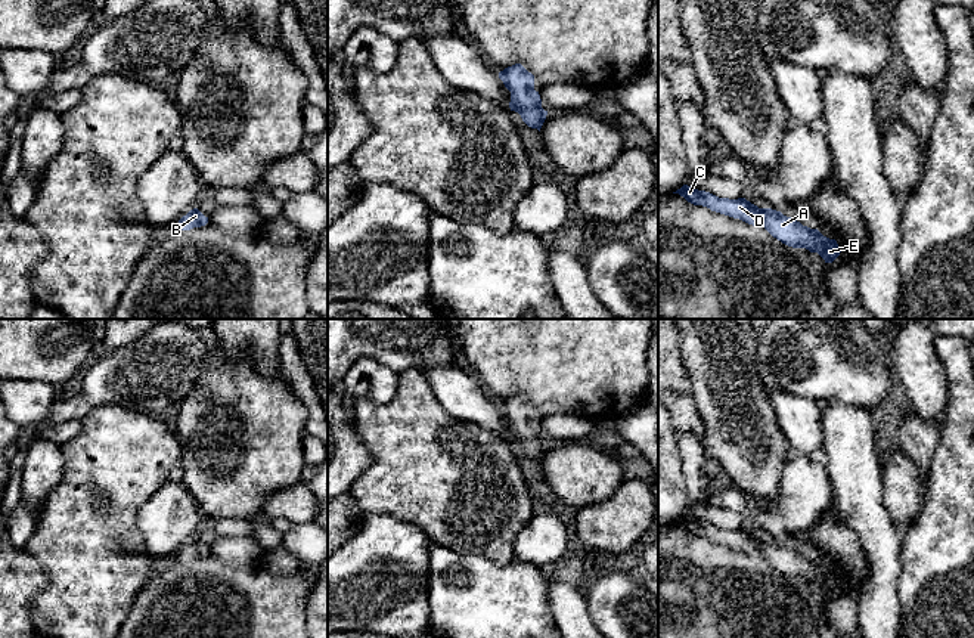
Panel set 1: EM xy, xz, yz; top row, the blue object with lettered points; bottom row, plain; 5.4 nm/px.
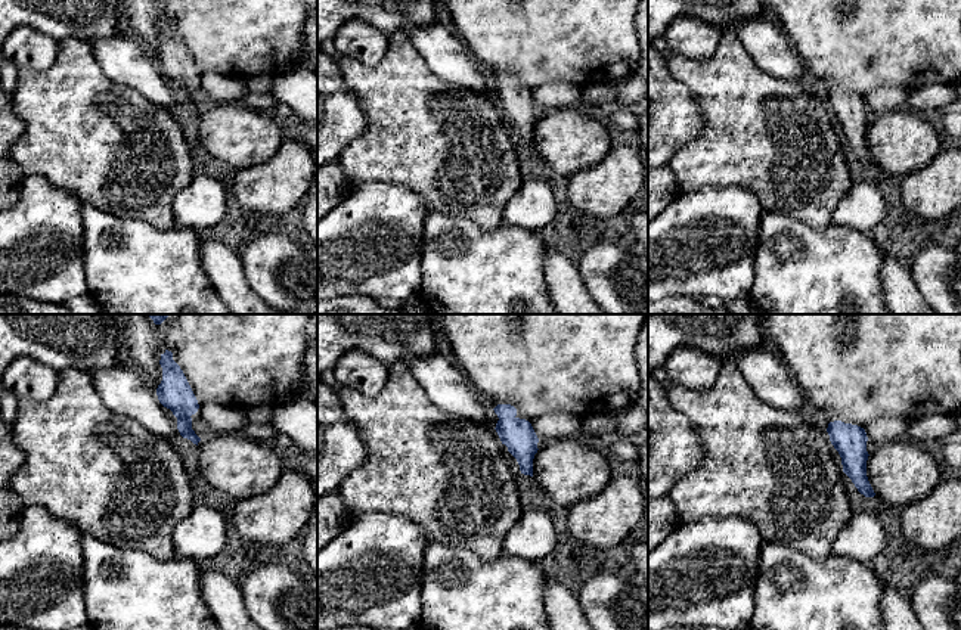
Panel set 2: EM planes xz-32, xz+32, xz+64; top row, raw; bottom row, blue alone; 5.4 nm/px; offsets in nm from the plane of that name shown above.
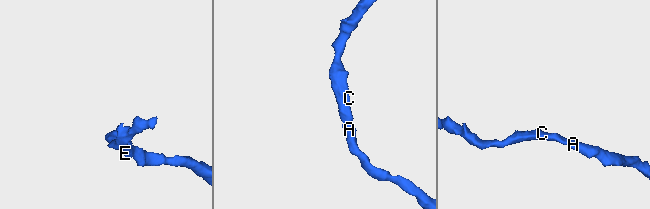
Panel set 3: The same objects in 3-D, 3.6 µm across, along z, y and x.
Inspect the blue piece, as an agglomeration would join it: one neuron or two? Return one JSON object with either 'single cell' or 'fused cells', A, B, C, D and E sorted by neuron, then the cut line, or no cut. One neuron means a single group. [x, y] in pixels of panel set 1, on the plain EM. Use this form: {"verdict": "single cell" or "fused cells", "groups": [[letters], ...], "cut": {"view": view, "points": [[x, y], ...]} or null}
{"verdict": "single cell", "groups": [["A", "B", "C", "D", "E"]], "cut": null}

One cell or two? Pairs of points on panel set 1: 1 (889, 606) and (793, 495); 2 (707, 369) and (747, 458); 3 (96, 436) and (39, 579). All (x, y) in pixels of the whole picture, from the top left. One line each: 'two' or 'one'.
1: two
2: one
3: two

